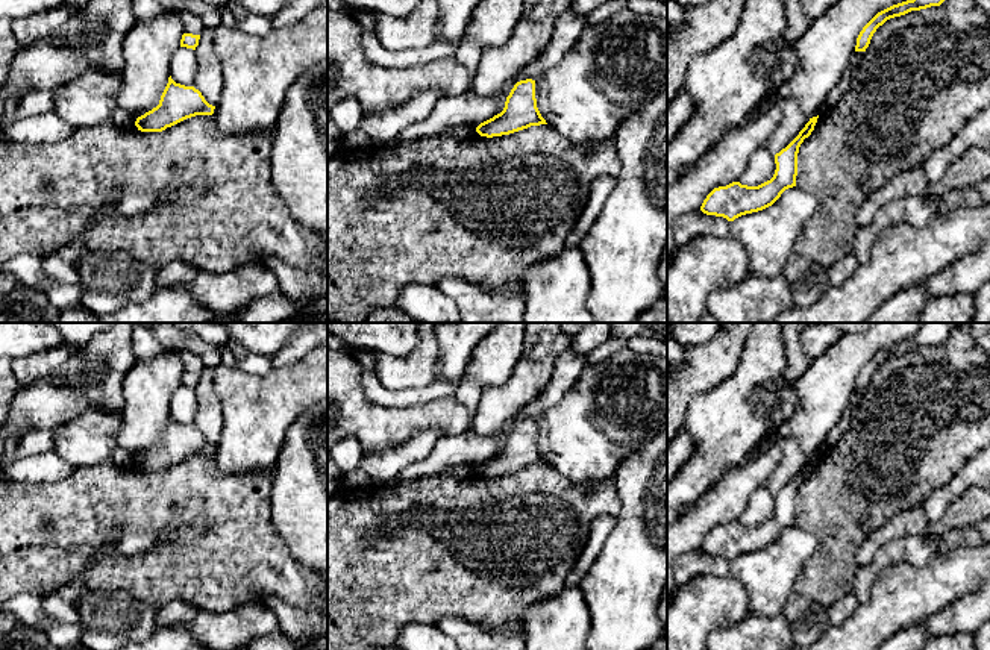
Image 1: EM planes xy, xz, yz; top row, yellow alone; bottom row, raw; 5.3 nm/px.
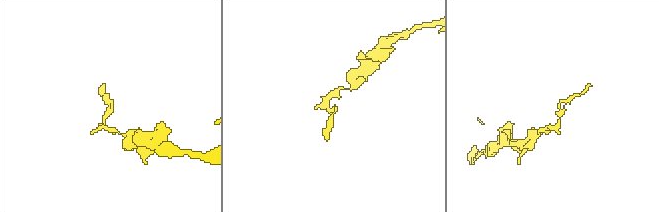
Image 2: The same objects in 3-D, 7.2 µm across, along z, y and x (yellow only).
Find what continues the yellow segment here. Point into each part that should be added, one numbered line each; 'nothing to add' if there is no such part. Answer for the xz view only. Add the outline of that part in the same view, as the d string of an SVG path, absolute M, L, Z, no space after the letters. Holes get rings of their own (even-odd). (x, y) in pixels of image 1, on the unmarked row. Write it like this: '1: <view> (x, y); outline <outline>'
nothing to add

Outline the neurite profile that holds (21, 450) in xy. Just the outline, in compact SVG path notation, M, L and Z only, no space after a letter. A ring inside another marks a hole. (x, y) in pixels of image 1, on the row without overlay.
M55 429L50 430L29 430L15 448L15 459L24 459L53 450Z

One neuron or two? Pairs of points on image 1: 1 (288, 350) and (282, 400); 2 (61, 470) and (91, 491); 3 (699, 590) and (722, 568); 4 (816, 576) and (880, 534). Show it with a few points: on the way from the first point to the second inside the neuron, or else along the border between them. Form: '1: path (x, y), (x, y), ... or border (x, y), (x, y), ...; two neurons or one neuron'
1: border (311, 352), (296, 362), (273, 368); two neurons
2: border (75, 467), (56, 481), (32, 484); two neurons
3: border (729, 573), (723, 576), (698, 574), (682, 585); two neurons
4: border (884, 523), (858, 547), (858, 565); two neurons

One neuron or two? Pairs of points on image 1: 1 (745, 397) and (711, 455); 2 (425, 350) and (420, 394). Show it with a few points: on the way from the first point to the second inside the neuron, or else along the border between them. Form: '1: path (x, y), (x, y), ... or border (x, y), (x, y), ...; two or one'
1: path (742, 411), (726, 426), (720, 441); one
2: border (434, 379), (419, 387), (387, 390); two

